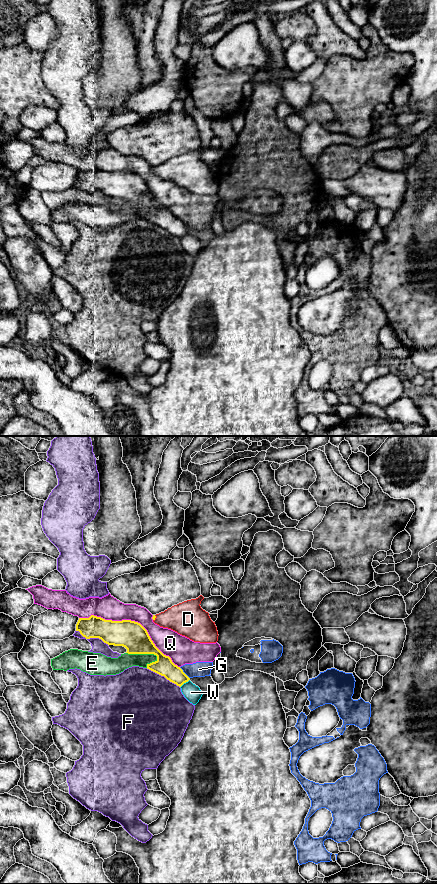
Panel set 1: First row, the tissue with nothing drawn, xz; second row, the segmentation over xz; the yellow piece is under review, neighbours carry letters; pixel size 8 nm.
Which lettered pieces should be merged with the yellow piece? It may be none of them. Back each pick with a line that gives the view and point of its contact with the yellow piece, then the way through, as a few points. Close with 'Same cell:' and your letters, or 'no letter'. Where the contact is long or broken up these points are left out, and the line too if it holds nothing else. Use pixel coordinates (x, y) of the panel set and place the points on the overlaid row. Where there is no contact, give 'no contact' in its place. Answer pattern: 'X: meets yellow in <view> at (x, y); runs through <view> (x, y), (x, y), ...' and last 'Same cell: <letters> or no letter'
D: meets yellow in xz at (155, 617)
Same cell: D

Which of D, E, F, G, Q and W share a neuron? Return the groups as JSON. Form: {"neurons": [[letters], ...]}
{"neurons": [["D"], ["E"], ["F"], ["G", "Q"], ["W"]]}

